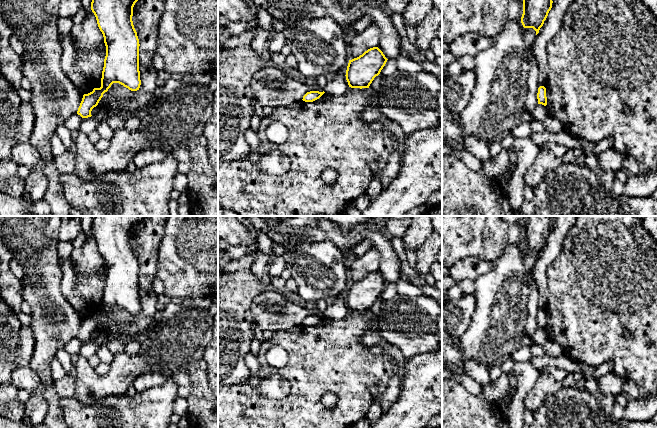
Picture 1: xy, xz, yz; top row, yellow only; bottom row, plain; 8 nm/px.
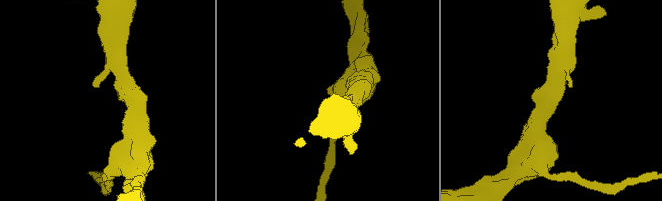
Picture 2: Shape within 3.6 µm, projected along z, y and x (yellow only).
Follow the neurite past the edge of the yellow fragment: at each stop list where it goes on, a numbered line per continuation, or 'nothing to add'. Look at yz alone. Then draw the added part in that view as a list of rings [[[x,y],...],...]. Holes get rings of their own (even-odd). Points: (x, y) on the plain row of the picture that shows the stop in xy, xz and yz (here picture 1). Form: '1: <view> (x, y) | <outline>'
nothing to add

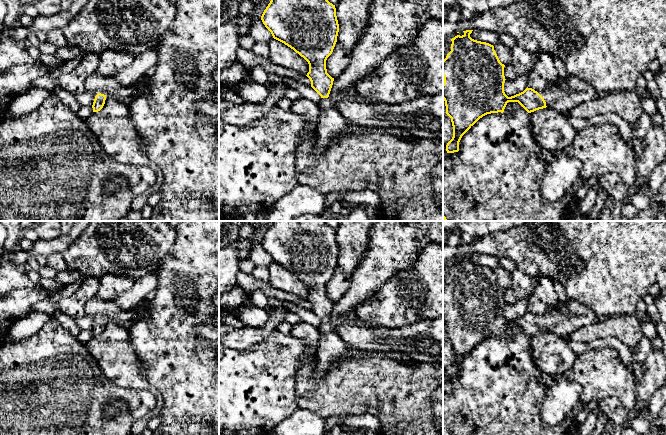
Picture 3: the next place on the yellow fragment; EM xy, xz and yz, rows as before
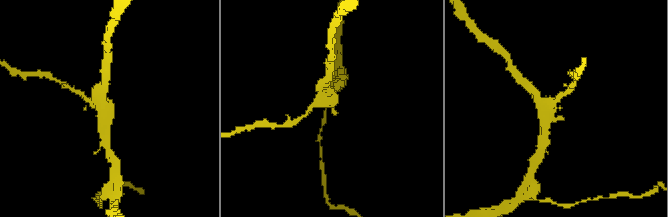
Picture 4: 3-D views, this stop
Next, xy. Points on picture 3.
nothing to add

